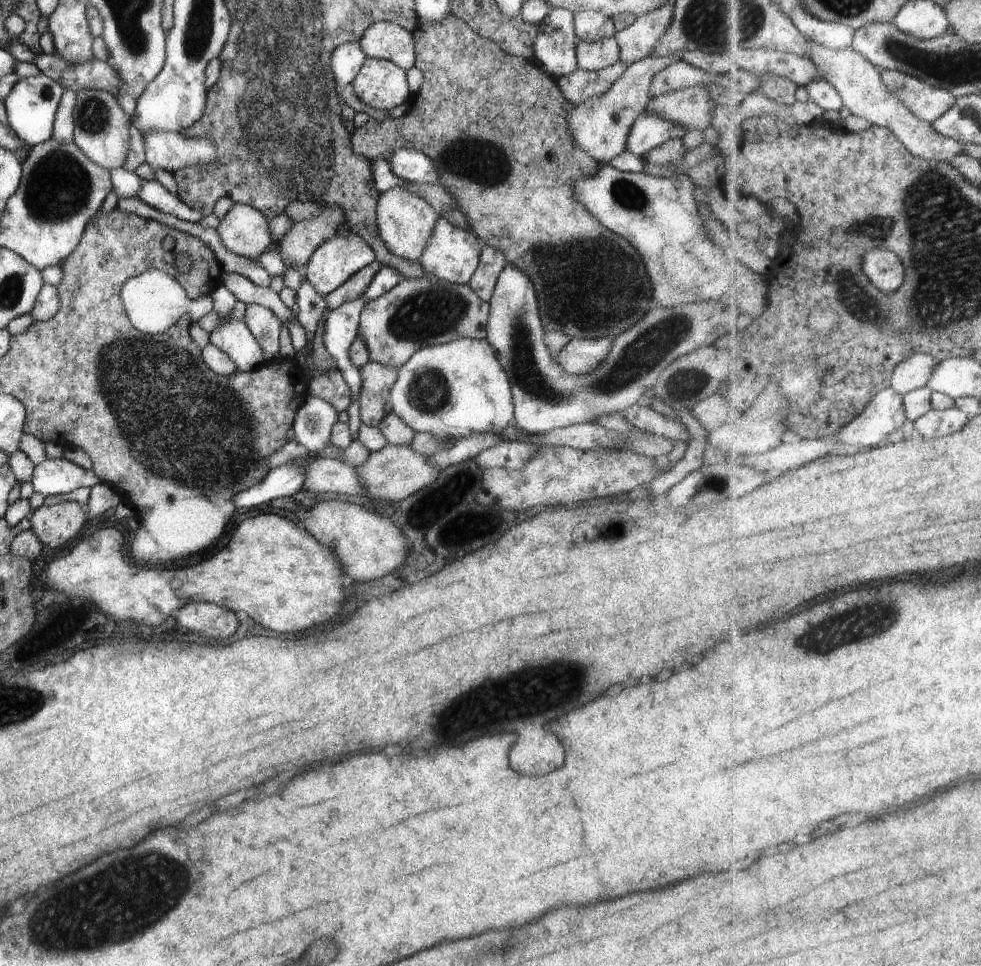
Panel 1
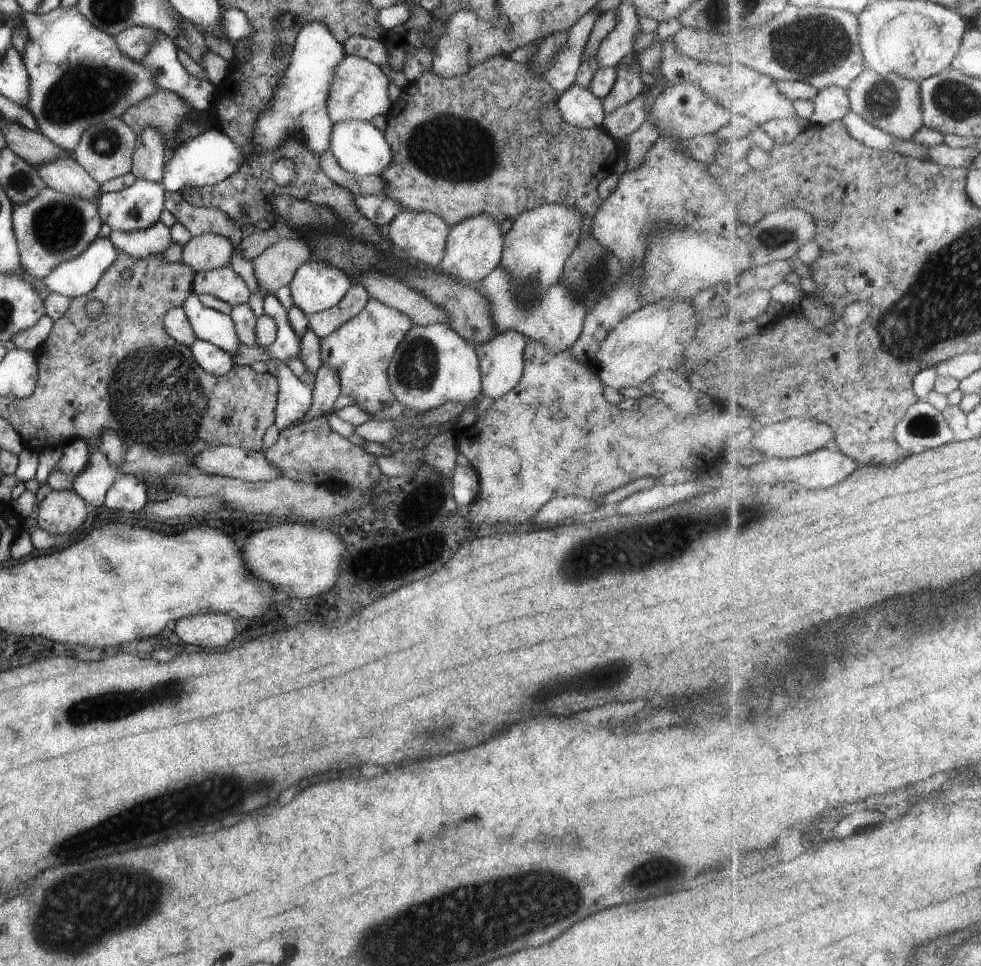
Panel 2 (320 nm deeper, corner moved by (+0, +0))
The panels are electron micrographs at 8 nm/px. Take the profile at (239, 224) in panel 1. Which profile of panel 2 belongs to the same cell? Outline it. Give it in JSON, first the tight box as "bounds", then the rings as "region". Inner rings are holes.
{"bounds":[180,233,233,272],"region":[[[213,233],[191,237],[181,249],[180,260],[194,272],[222,267],[230,260],[233,246],[229,239]]]}

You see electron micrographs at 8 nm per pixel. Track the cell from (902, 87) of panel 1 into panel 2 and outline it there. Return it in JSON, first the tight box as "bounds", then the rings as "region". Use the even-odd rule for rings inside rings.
{"bounds":[846,71,924,141],"region":[[[863,71],[846,90],[852,110],[869,124],[879,127],[887,134],[908,141],[924,126],[921,87],[917,81],[891,73],[881,76],[875,71]]]}

